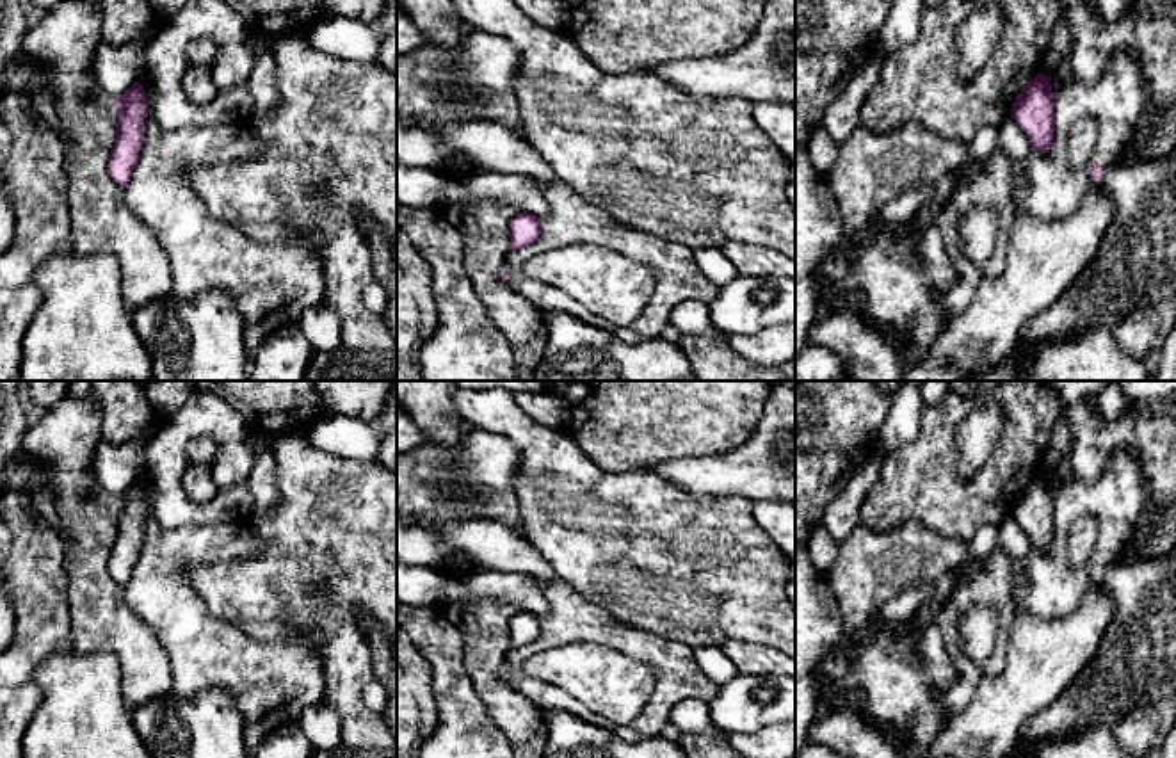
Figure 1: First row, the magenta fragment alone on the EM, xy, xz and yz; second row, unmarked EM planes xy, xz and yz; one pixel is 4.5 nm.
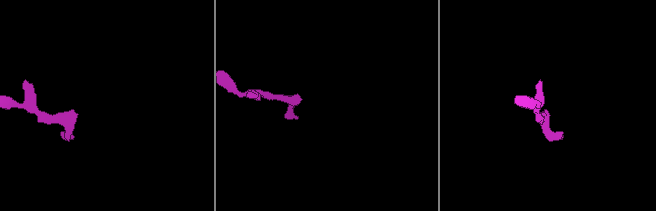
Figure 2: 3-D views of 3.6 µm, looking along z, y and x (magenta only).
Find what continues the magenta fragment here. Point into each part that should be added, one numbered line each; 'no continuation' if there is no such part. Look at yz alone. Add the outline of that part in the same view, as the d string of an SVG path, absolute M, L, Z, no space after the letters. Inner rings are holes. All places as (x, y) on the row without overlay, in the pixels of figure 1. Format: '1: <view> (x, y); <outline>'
1: yz (1135, 664); M1176 548L1156 559L1116 560L1101 580L1114 600L1114 617L1098 653L1073 683L1019 731L1016 746L1066 738L1096 726L1112 730L1140 706L1176 696Z

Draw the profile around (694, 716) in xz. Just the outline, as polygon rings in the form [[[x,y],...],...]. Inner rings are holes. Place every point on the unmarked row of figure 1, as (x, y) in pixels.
[[[699,699],[680,703],[673,710],[671,722],[681,733],[706,733],[715,726],[708,703]]]

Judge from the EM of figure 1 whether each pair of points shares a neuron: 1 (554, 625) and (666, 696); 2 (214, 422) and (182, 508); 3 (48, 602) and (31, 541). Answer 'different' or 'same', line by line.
1: same
2: same
3: same

